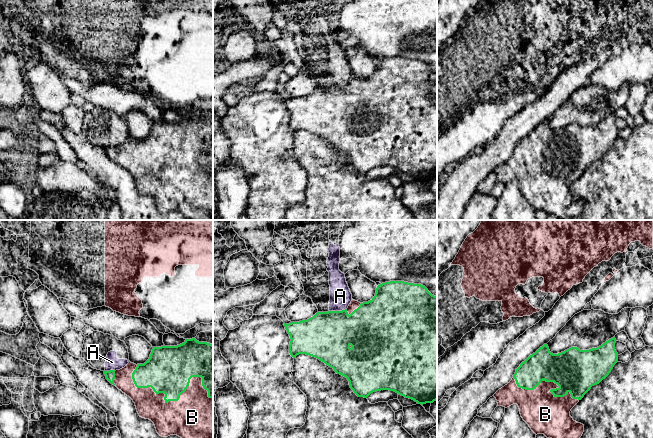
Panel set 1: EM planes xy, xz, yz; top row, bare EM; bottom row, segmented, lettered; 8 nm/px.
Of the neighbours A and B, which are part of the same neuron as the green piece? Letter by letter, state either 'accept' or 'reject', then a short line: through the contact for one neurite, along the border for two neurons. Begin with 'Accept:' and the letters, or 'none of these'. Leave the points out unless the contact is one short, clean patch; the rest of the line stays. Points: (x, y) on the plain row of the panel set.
Accept: none of these
A: reject | xz (346, 84), (329, 87)
B: reject

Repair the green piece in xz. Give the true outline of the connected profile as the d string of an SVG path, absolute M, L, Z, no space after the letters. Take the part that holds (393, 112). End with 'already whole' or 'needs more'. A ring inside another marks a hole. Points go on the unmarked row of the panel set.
M390 57L377 62L375 72L363 78L350 91L342 87L317 88L313 93L285 100L290 112L289 129L295 134L306 130L319 135L337 150L347 154L358 173L389 166L418 180L437 176L437 72L421 60Z; already whole

